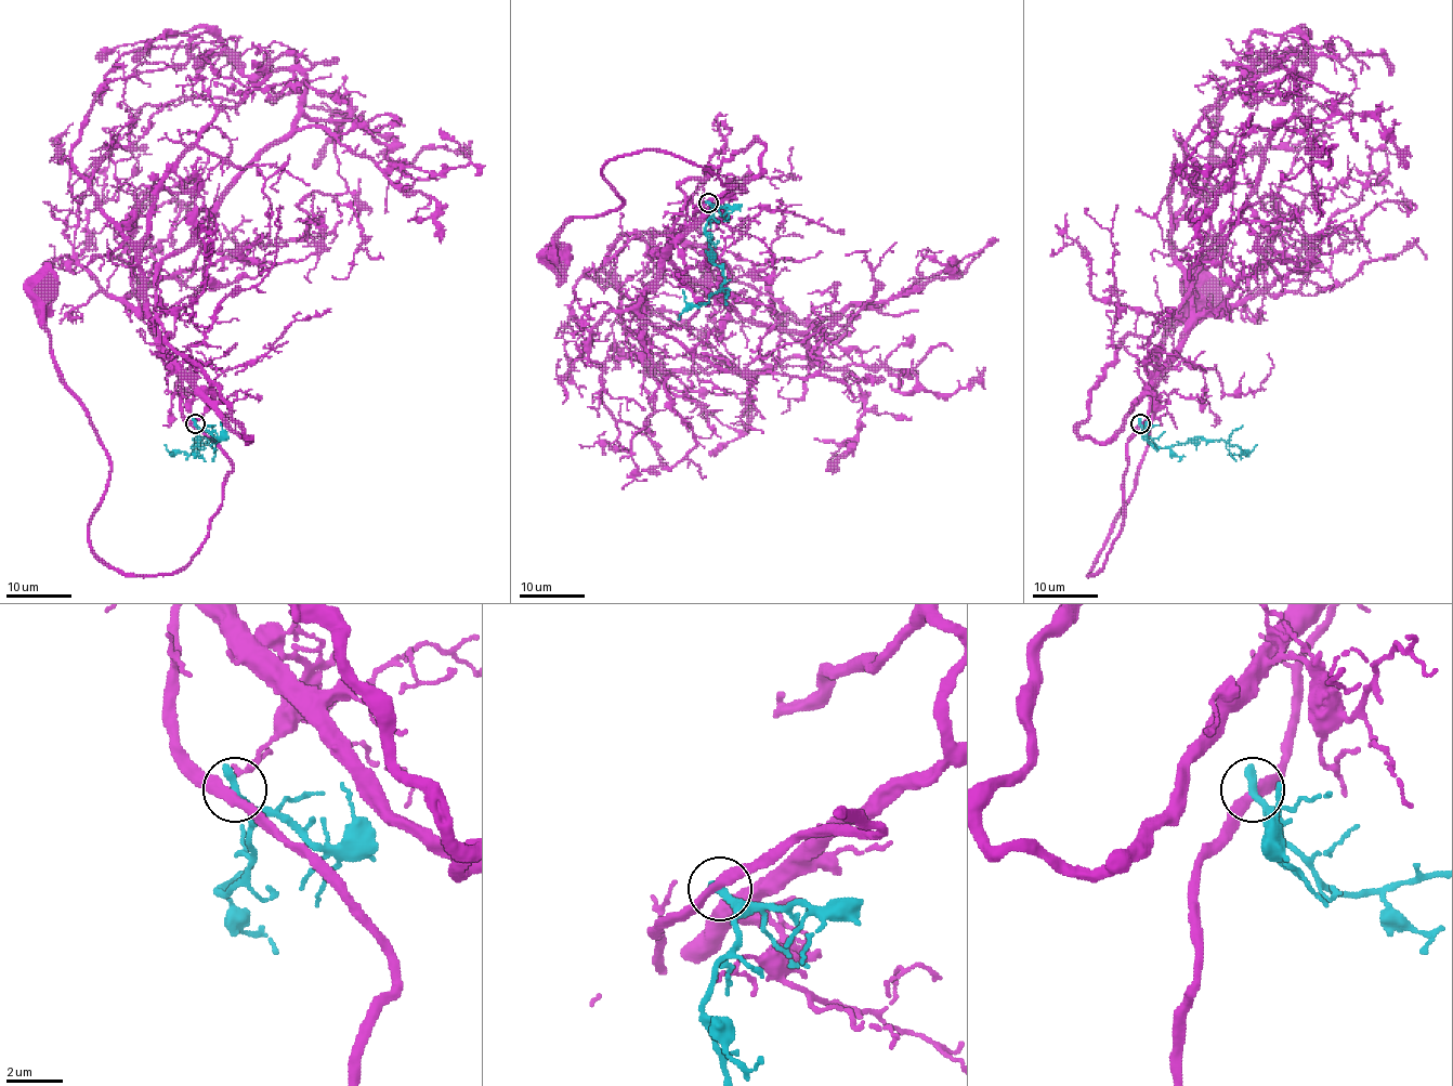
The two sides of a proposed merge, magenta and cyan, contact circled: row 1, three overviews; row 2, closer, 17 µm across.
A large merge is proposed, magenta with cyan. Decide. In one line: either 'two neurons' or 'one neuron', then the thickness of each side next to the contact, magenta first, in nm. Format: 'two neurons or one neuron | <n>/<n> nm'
two neurons | 320/360 nm

